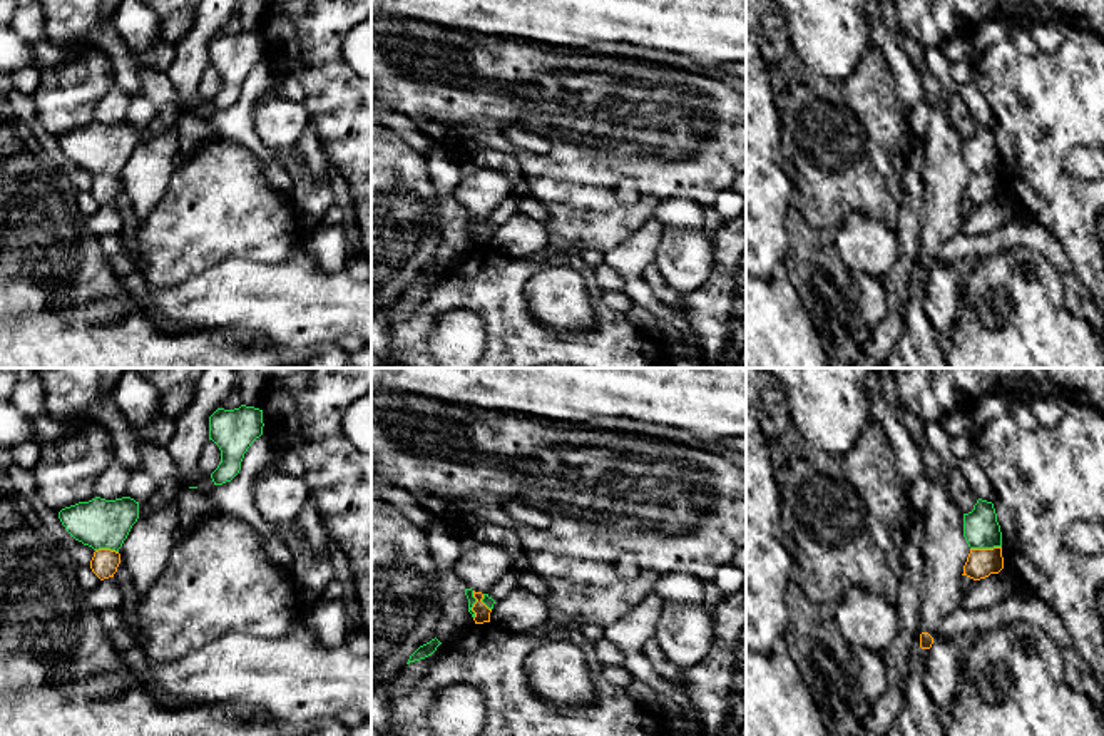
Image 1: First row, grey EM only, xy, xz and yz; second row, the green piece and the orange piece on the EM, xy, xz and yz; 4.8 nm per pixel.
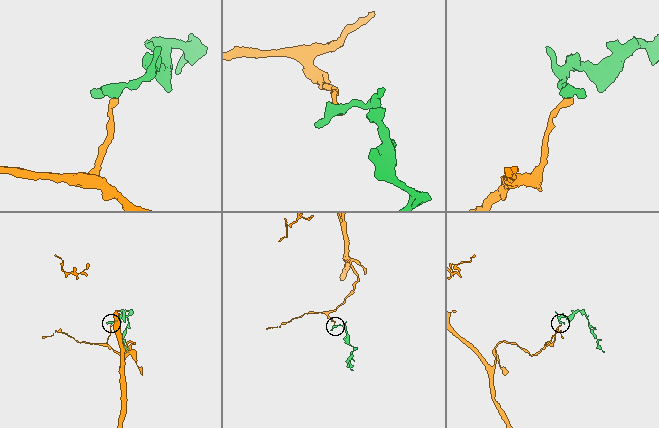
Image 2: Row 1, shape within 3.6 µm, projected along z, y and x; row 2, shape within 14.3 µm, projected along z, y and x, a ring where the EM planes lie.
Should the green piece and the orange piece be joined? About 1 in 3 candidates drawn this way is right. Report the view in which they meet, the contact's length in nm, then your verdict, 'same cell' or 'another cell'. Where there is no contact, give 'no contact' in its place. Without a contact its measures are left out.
yz | 150 nm | another cell

